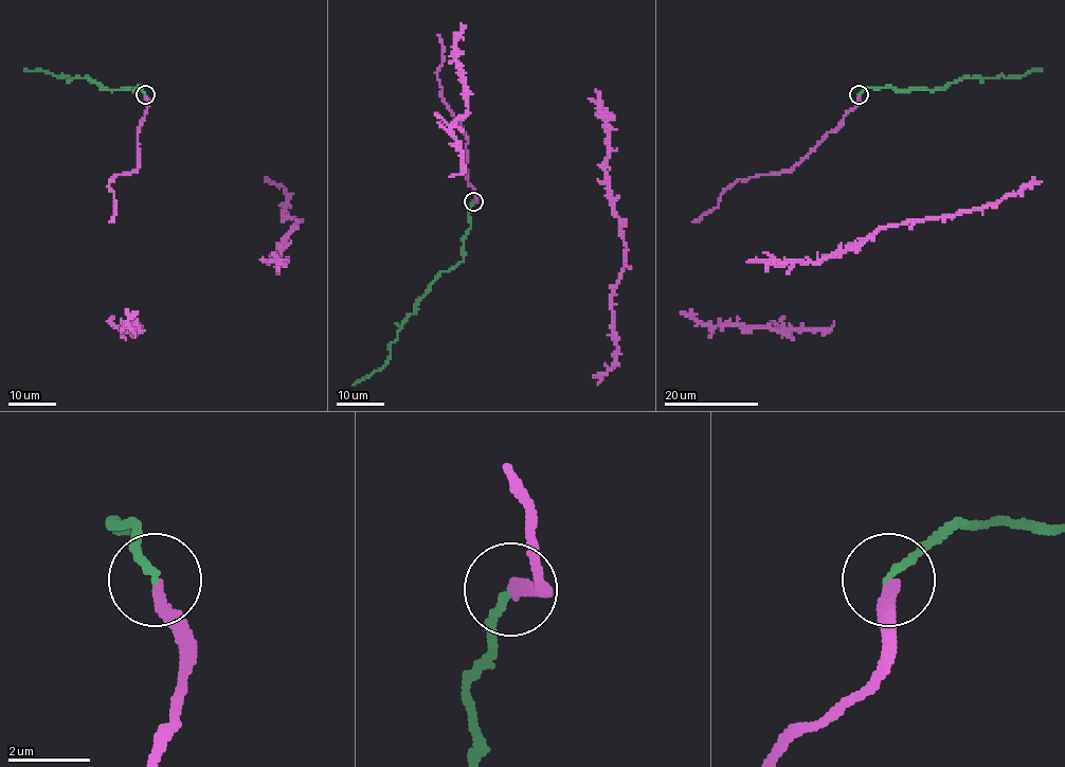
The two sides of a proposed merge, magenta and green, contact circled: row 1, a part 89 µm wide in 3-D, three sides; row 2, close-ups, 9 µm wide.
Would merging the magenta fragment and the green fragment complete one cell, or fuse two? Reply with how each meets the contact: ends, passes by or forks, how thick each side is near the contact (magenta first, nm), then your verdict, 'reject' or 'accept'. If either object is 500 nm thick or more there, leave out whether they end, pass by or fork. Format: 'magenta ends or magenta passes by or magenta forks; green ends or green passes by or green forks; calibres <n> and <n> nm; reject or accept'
magenta ends; green ends; calibres 280 and 190 nm; reject

